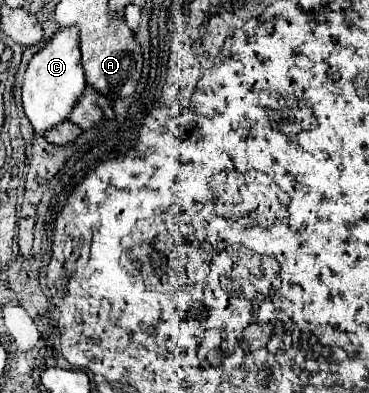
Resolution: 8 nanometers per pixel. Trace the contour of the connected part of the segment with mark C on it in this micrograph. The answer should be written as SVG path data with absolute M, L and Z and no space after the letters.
M77 28L57 30L55 36L31 58L23 80L23 110L35 132L43 136L57 124L69 120L69 114L83 96L85 86L87 82L81 66Z

